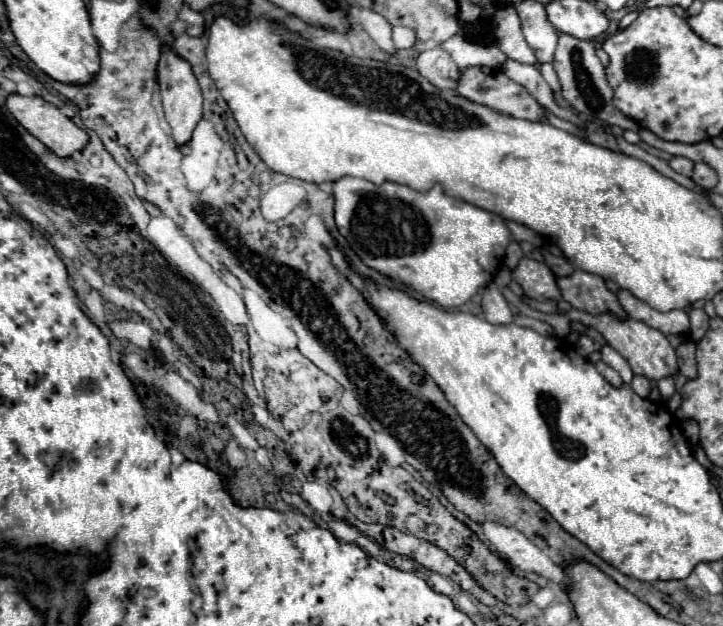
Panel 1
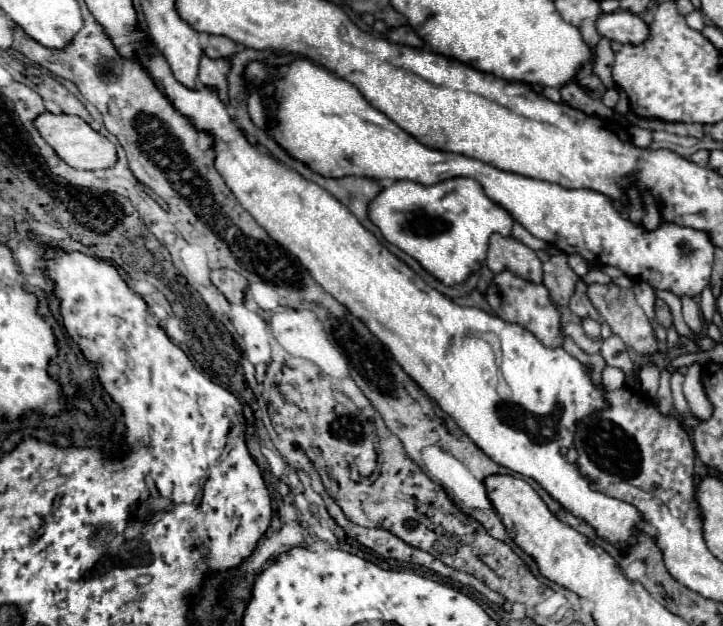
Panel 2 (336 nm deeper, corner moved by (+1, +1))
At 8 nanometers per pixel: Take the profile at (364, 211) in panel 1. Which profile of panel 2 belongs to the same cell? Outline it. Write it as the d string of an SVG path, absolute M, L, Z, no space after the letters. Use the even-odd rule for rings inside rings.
M454 177L440 181L436 185L420 185L414 181L396 181L394 185L382 189L368 205L370 221L380 229L382 237L414 257L430 275L434 275L444 285L460 285L472 273L478 273L482 263L486 261L488 239L492 233L500 233L502 237L510 237L514 219L500 205L490 201L480 183L470 177Z

